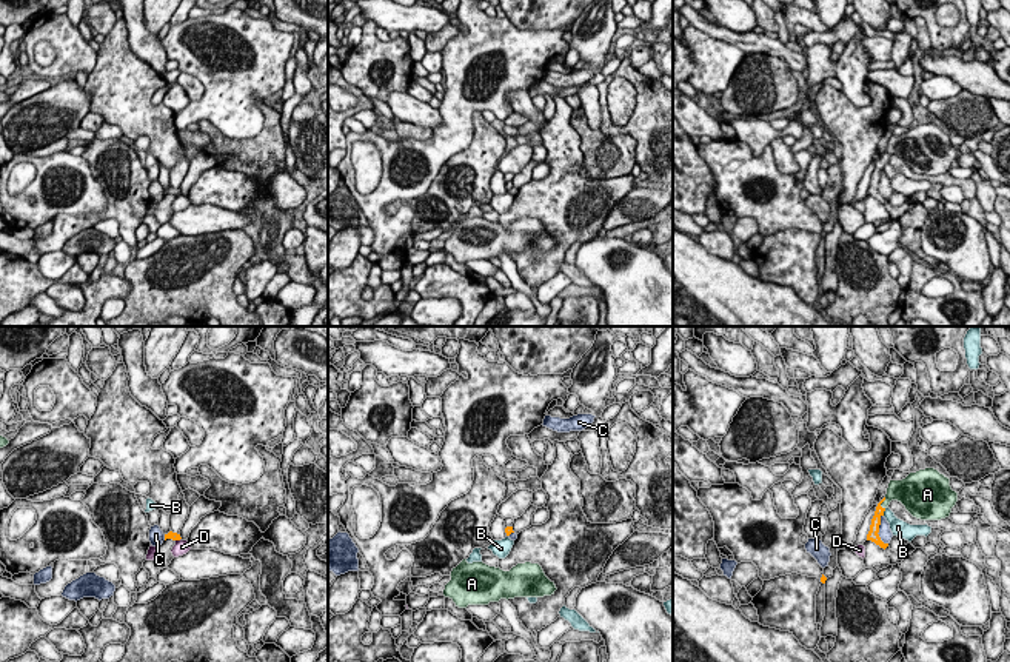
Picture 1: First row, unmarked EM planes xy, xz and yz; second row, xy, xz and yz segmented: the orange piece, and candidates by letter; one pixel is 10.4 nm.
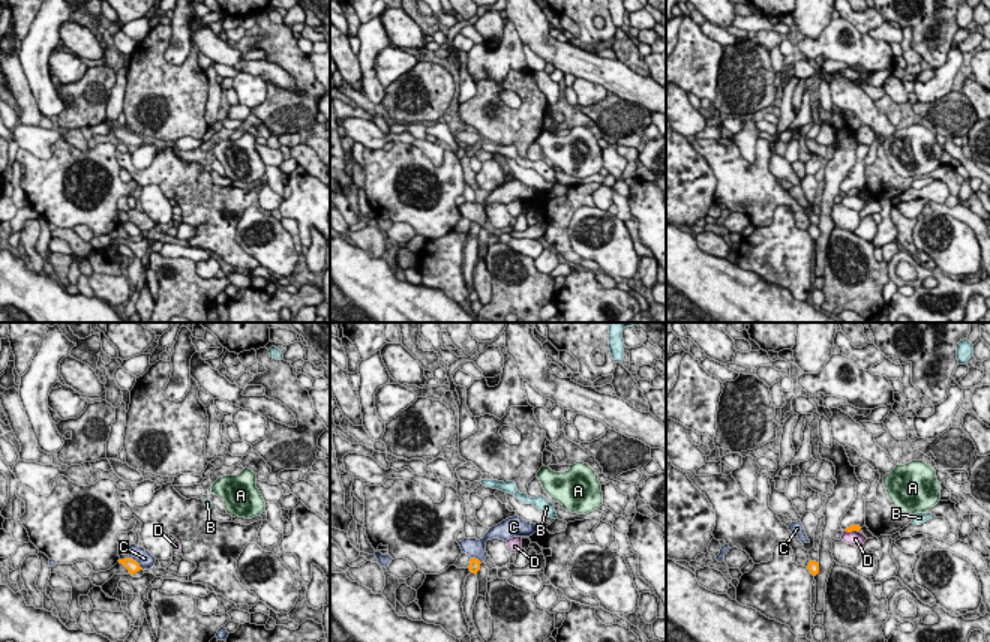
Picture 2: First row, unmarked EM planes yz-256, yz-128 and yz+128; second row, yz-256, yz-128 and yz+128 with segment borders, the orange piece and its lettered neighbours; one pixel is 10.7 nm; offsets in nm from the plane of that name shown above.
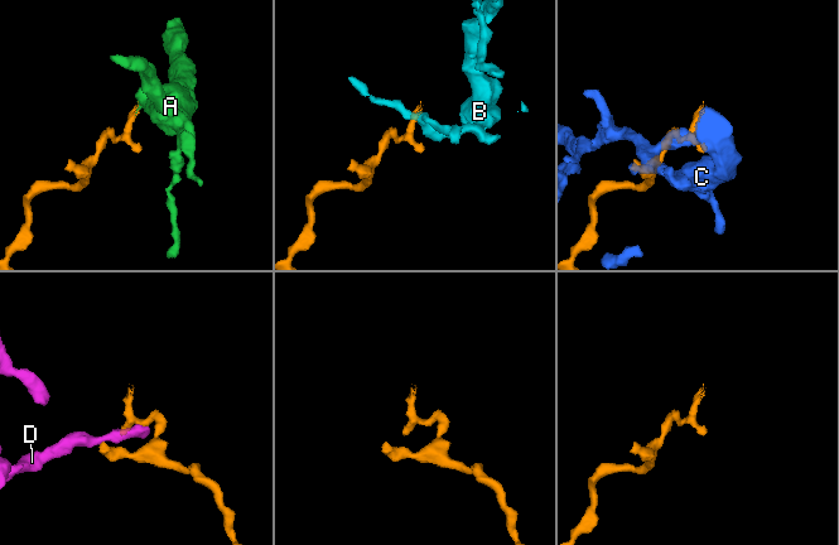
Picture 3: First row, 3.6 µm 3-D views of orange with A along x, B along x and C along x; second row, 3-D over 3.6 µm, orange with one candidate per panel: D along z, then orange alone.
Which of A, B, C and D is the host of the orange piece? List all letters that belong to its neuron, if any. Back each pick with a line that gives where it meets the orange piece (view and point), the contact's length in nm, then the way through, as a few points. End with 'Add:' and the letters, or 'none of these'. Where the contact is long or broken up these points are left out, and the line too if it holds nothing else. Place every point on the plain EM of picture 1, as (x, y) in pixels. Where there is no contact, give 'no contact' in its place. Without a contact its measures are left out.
A: contact yz (881, 157); length 130 nm; way yz (879, 167), (881, 157), (898, 145)
Add: A

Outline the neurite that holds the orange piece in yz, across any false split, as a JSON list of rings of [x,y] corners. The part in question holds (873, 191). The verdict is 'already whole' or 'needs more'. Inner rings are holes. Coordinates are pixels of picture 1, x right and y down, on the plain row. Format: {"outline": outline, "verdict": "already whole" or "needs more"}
{"outline": [[[935,123],[910,128],[902,135],[890,135],[885,152],[878,159],[871,174],[867,196],[887,203],[879,192],[879,180],[884,166],[891,155],[901,157],[905,165],[921,176],[941,176],[950,171],[958,157],[958,148],[951,145],[950,134]]], "verdict": "needs more"}

